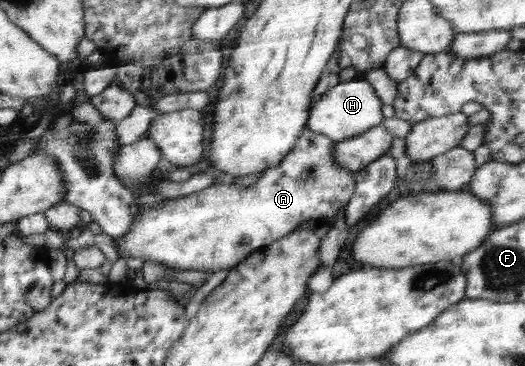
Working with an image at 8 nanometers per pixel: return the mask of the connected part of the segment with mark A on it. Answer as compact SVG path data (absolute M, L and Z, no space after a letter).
M306 127L293 150L290 150L286 158L278 163L278 167L266 170L251 187L240 187L234 183L217 183L188 196L165 200L157 208L144 207L140 216L134 220L134 226L129 229L129 233L117 238L116 248L119 257L126 259L133 256L144 261L161 262L172 268L214 273L225 268L231 269L256 249L285 237L306 221L333 219L346 208L348 201L356 192L356 173L352 173L352 170L340 169L338 163L334 161L336 145L332 138L324 134L316 134Z

